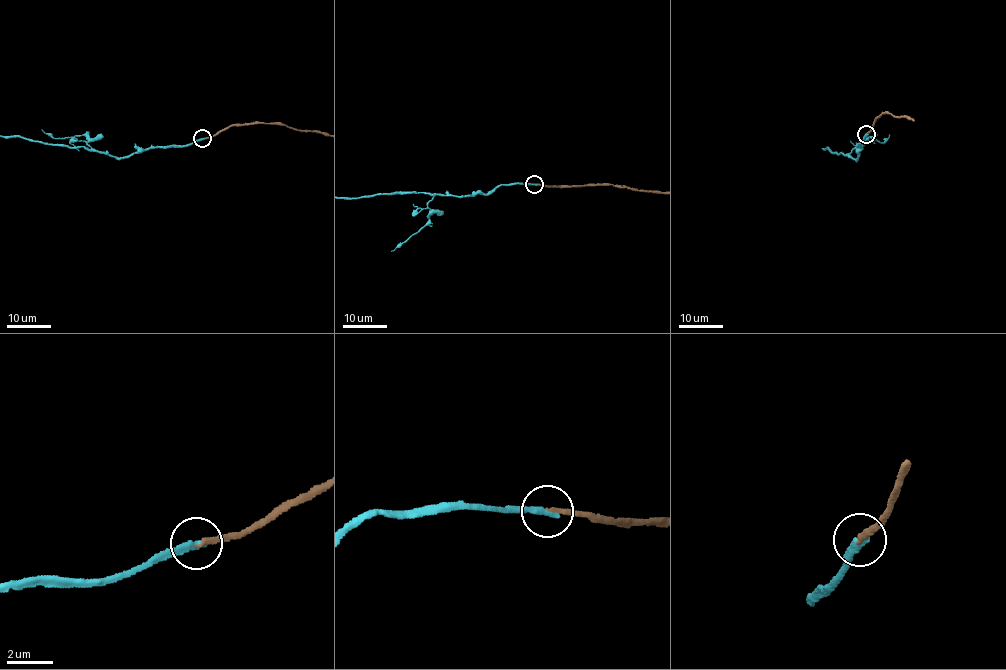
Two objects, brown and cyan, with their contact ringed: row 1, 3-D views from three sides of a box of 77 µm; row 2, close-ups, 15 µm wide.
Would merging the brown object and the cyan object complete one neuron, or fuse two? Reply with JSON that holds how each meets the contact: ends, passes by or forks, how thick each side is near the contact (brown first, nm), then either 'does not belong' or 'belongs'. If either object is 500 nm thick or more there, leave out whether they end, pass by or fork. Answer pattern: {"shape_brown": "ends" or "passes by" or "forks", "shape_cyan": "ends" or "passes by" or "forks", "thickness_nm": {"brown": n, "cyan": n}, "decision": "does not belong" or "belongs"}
{"shape_brown": "ends", "shape_cyan": "ends", "thickness_nm": {"brown": 190, "cyan": 360}, "decision": "belongs"}

